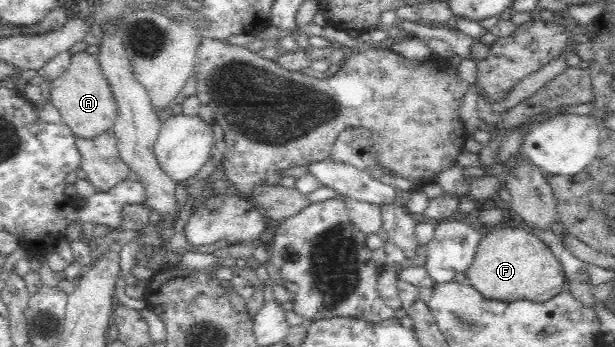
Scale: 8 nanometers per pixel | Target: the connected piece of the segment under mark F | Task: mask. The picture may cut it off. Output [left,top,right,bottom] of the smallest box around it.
[464,219,565,303]

